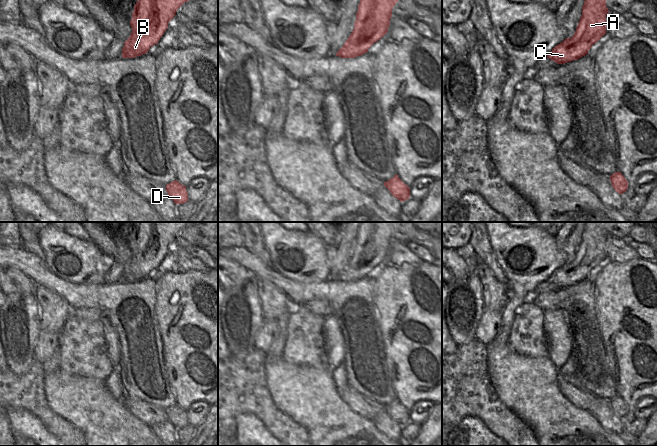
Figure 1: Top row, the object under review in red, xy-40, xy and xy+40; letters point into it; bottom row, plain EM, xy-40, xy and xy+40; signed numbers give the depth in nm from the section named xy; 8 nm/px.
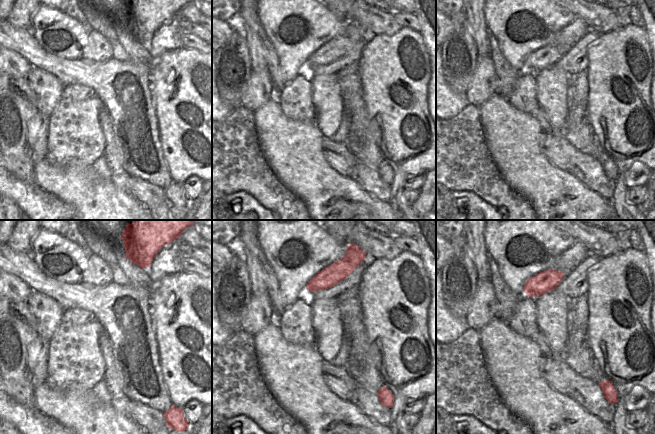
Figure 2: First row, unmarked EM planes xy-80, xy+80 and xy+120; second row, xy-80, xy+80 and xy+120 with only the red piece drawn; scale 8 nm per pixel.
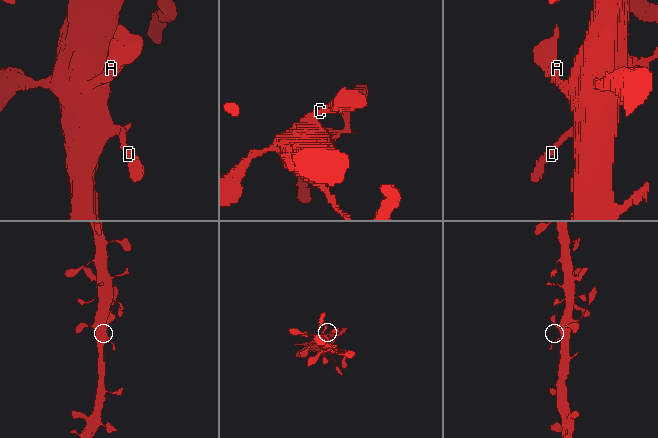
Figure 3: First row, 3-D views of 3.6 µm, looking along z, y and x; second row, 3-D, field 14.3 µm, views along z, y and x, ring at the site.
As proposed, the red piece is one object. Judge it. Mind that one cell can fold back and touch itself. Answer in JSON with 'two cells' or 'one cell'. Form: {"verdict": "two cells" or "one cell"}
{"verdict": "one cell"}

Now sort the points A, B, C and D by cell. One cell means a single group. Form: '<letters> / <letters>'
A B C D

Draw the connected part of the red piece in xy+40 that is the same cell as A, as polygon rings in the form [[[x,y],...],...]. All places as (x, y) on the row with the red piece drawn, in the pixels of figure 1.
[[[585,0],[574,35],[555,46],[547,58],[565,64],[587,55],[592,45],[606,34],[608,12],[606,0]]]

